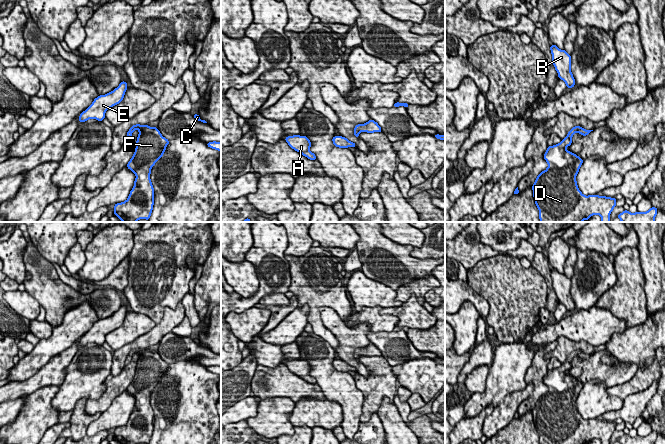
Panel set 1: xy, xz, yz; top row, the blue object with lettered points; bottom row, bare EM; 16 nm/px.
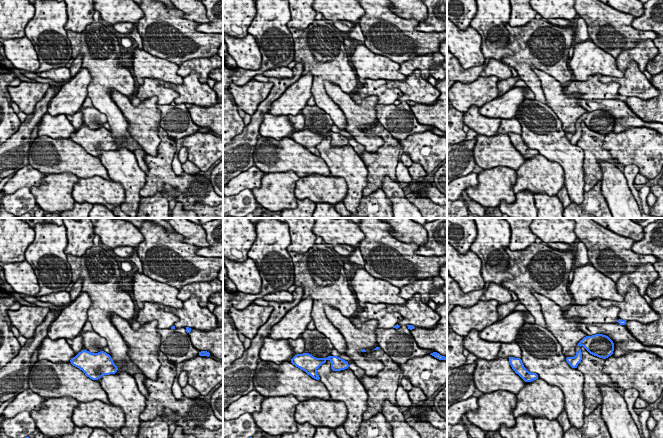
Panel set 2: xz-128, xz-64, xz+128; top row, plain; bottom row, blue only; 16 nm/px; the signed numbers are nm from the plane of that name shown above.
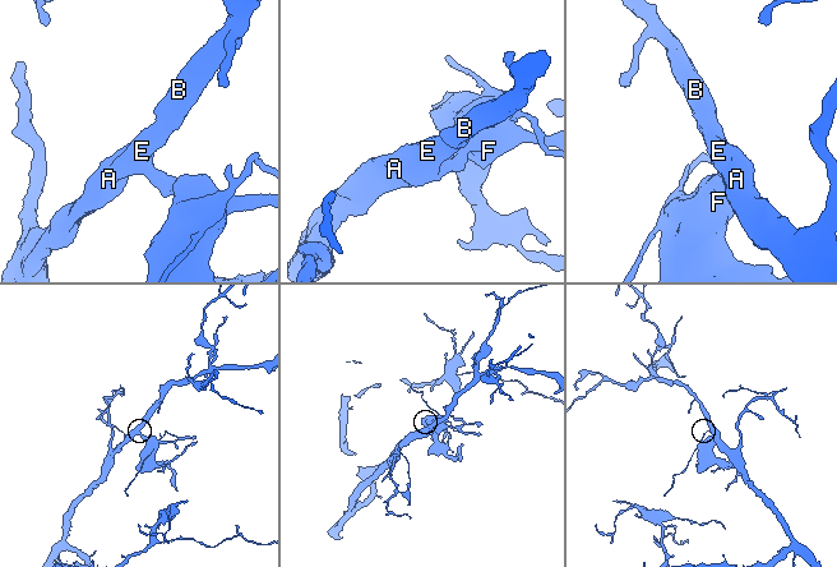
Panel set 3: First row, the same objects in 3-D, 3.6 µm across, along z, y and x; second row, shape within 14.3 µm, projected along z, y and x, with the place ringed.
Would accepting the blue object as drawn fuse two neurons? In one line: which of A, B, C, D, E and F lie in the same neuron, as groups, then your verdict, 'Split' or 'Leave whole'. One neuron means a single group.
Groups: A B C D E F. Leave whole

